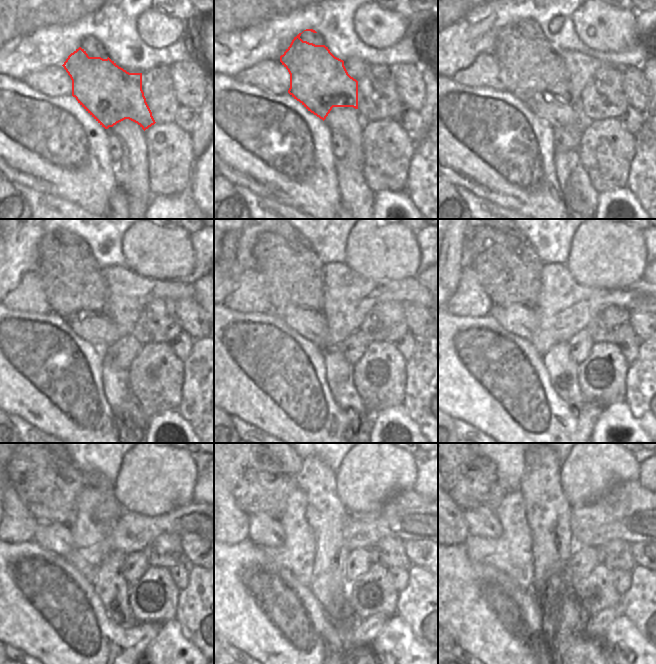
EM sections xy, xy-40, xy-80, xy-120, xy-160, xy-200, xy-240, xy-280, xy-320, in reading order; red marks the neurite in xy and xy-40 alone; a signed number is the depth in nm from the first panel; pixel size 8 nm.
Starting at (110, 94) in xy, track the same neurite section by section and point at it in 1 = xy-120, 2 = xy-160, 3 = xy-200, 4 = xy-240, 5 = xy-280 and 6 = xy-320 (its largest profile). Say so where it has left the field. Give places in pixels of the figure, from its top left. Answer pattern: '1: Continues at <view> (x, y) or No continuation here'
1: Continues at xy-120 (73, 281)
2: Continues at xy-160 (292, 274)
3: Continues at xy-200 (510, 272)
4: Continues at xy-240 (48, 485)
5: Continues at xy-280 (257, 480)
6: Continues at xy-320 (470, 478)

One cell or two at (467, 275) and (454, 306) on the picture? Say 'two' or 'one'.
one

